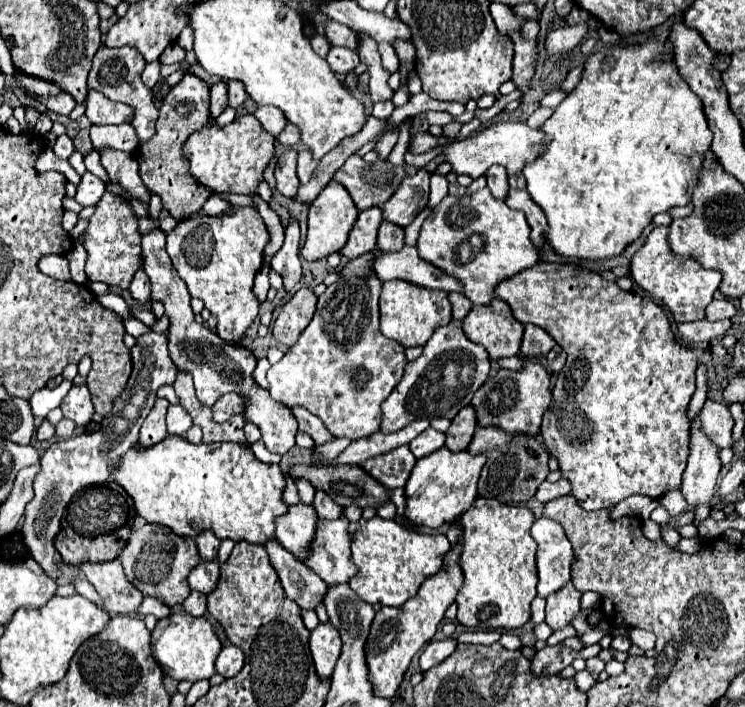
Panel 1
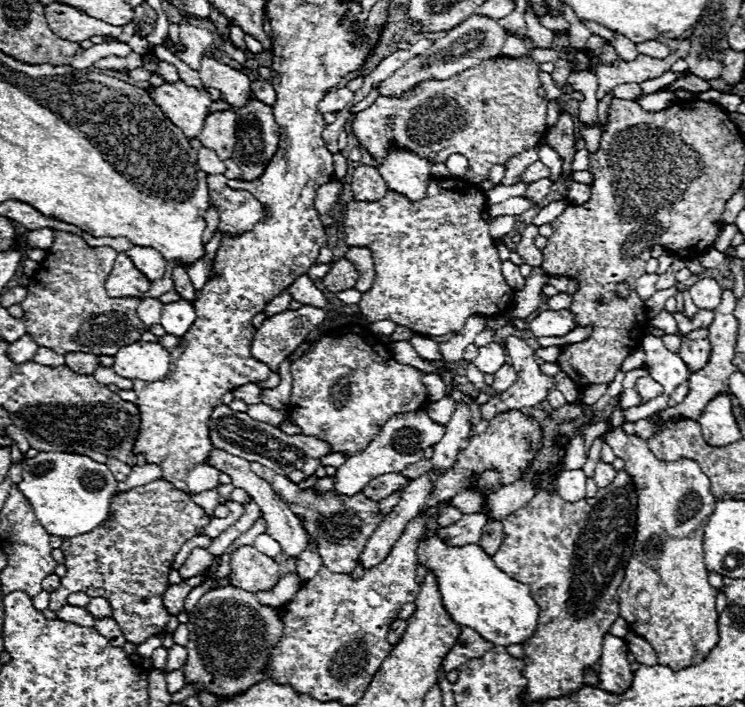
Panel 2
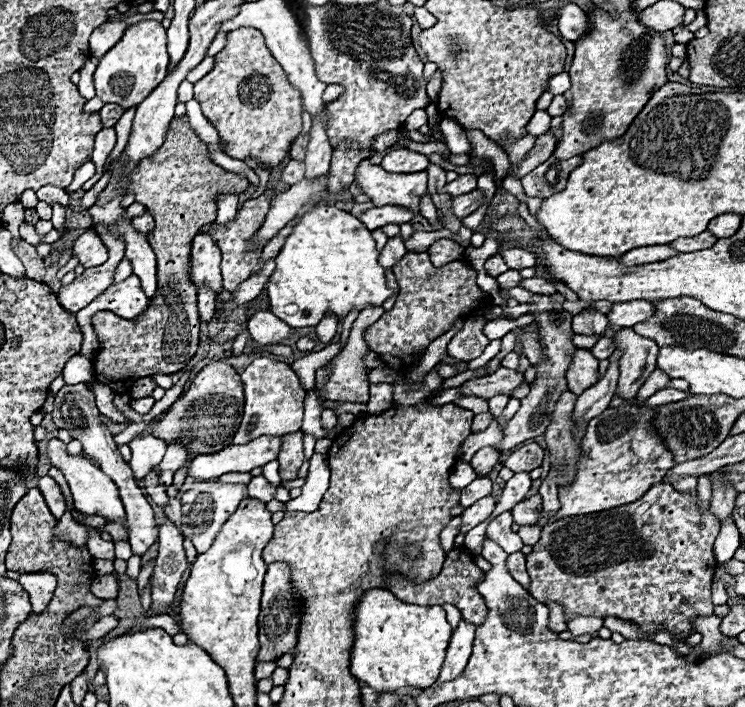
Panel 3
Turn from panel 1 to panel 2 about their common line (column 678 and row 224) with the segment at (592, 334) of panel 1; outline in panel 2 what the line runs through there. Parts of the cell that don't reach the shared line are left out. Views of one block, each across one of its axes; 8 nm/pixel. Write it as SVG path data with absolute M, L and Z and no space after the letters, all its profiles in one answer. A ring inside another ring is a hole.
M432 178L424 200L410 202L408 198L388 192L378 202L348 202L344 212L344 232L348 246L368 246L376 268L374 286L358 302L364 316L364 324L378 320L392 320L398 326L406 326L412 332L420 332L428 338L460 332L466 318L474 314L496 316L502 314L514 296L514 290L506 284L500 272L500 258L494 238L488 232L488 224L480 218L486 208L484 192L460 178L436 180Z

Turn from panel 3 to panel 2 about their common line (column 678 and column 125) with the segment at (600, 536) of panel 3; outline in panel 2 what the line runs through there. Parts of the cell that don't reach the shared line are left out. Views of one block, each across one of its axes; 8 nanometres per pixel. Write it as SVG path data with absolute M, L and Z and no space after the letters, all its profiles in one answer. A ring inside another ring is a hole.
M158 478L150 484L136 486L128 492L120 492L114 496L110 504L110 514L112 520L104 522L100 528L94 532L88 532L86 536L74 536L70 540L64 540L62 552L64 552L64 566L68 568L66 576L60 582L60 588L50 594L50 610L60 610L64 606L64 600L70 596L70 592L86 592L90 598L102 596L112 604L114 610L114 620L120 624L120 630L124 632L128 642L144 642L146 638L160 634L168 620L170 614L166 612L162 604L162 594L168 588L168 572L174 560L174 554L182 548L182 544L196 536L198 528L204 528L210 522L210 516L194 504L188 494L178 490L174 484L170 484L164 478Z

